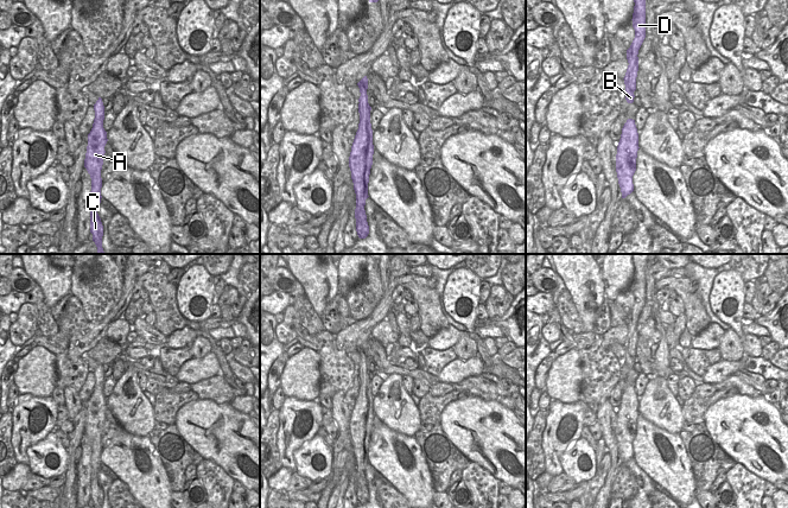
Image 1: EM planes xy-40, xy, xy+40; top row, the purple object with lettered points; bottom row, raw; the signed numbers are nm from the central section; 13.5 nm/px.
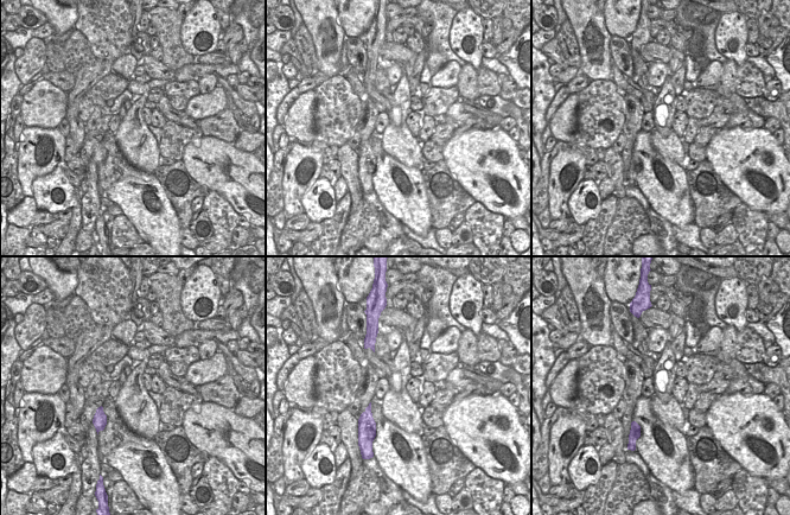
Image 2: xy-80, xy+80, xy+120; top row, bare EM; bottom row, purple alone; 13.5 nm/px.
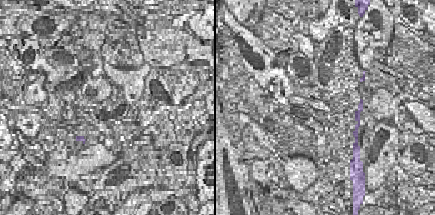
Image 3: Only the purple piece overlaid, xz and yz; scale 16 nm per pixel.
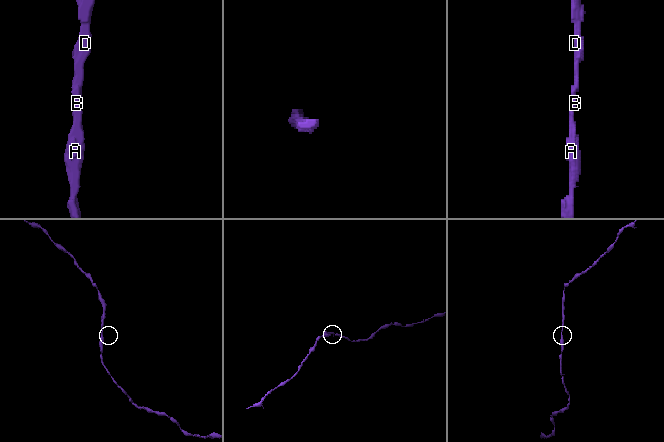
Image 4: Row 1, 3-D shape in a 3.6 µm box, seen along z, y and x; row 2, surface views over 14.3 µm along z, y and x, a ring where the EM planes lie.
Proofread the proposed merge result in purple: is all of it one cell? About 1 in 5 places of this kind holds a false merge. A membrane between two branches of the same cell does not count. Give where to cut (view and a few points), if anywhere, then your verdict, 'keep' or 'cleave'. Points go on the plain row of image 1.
cut none; keep

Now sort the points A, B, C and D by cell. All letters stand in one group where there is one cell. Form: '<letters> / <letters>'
A B C D

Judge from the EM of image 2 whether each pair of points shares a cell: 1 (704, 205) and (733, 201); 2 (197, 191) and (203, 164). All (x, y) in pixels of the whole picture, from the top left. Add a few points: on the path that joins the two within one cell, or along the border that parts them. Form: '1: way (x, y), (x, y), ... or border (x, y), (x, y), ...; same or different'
1: way (711, 202), (726, 201); same
2: border (183, 160), (186, 172), (208, 190); different

